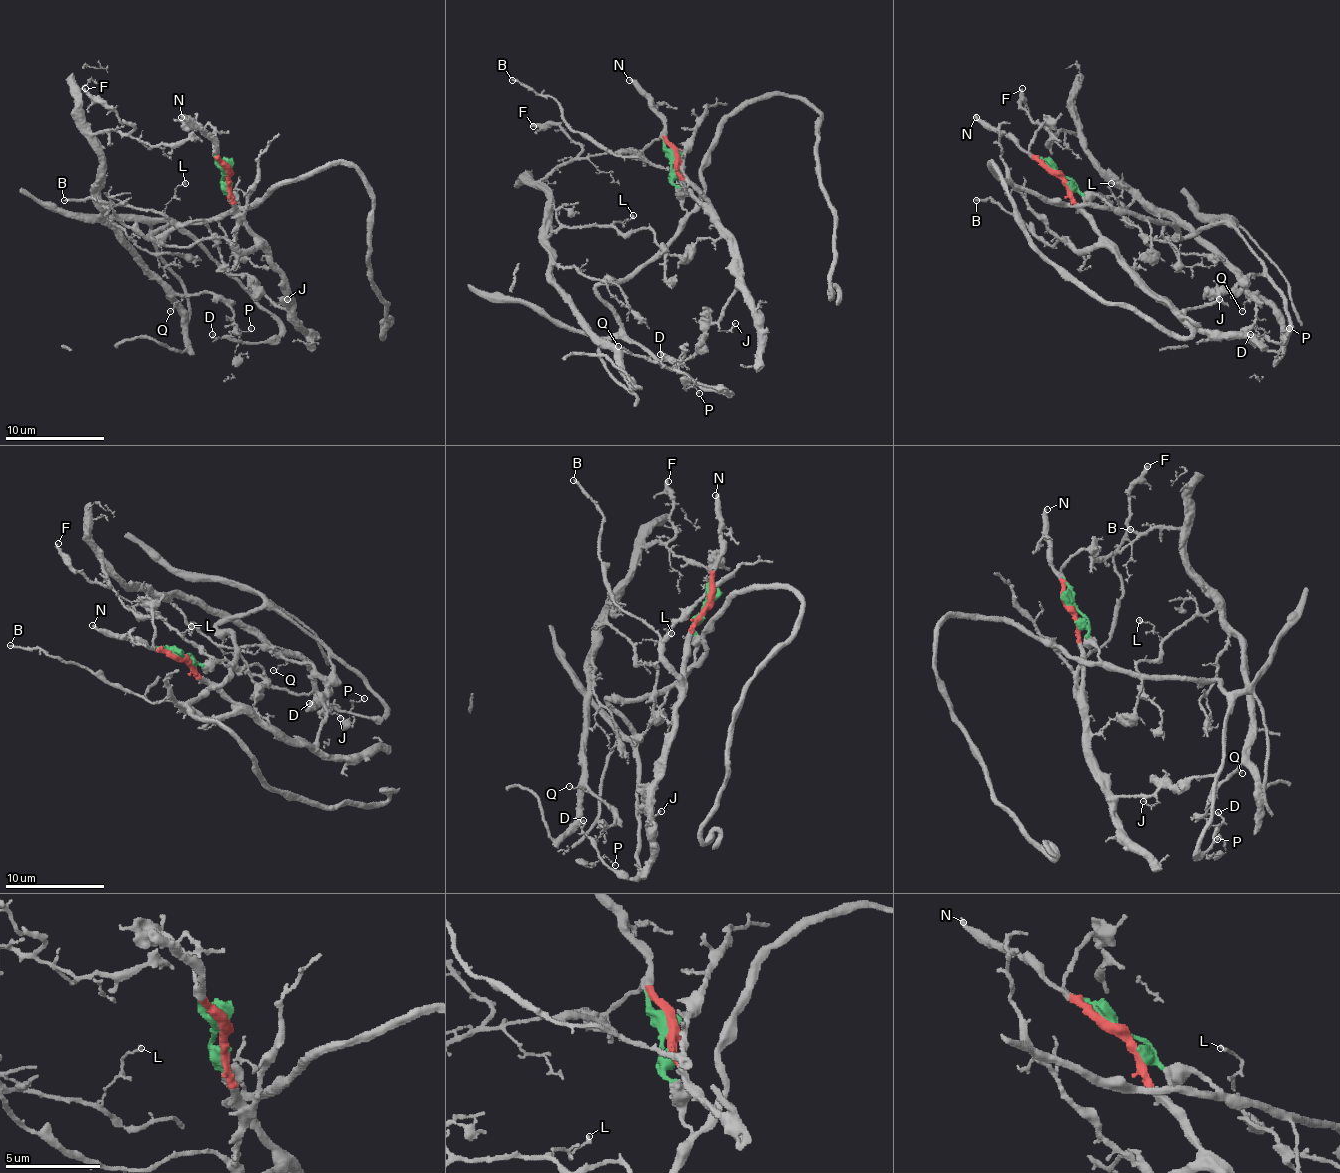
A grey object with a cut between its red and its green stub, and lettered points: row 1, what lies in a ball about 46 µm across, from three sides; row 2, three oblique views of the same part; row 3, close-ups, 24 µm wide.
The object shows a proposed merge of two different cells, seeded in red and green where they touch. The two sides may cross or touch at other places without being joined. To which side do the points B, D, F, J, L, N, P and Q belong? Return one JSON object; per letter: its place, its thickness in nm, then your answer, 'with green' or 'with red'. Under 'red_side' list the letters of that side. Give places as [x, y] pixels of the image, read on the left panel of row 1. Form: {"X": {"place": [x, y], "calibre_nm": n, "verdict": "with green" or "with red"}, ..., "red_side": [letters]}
{"B": {"place": [64, 200], "calibre_nm": 180, "verdict": "with red"}, "D": {"place": [212, 334], "calibre_nm": 150, "verdict": "with green"}, "F": {"place": [85, 88], "calibre_nm": 240, "verdict": "with green"}, "J": {"place": [287, 299], "calibre_nm": 120, "verdict": "with red"}, "L": {"place": [185, 183], "calibre_nm": 150, "verdict": "with green"}, "N": {"place": [181, 117], "calibre_nm": 300, "verdict": "with red"}, "P": {"place": [251, 328], "calibre_nm": 110, "verdict": "with green"}, "Q": {"place": [170, 311], "calibre_nm": 90, "verdict": "with green"}, "red_side": ["B", "J", "N"]}

